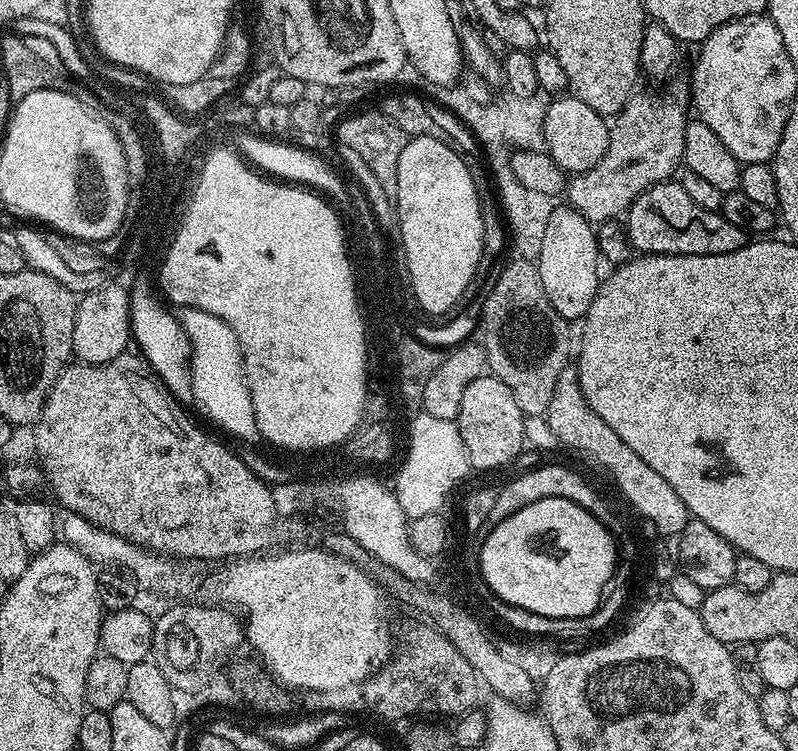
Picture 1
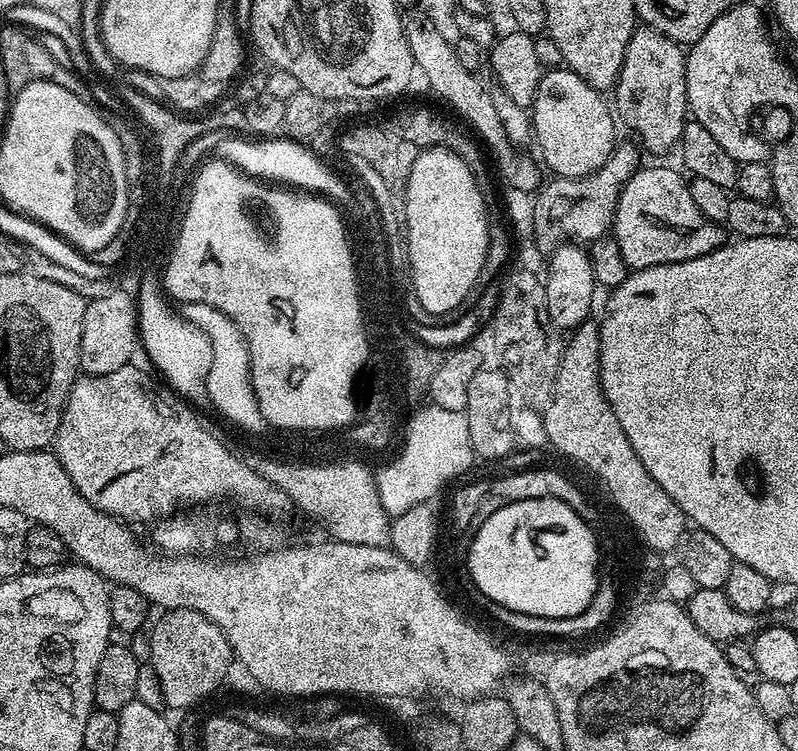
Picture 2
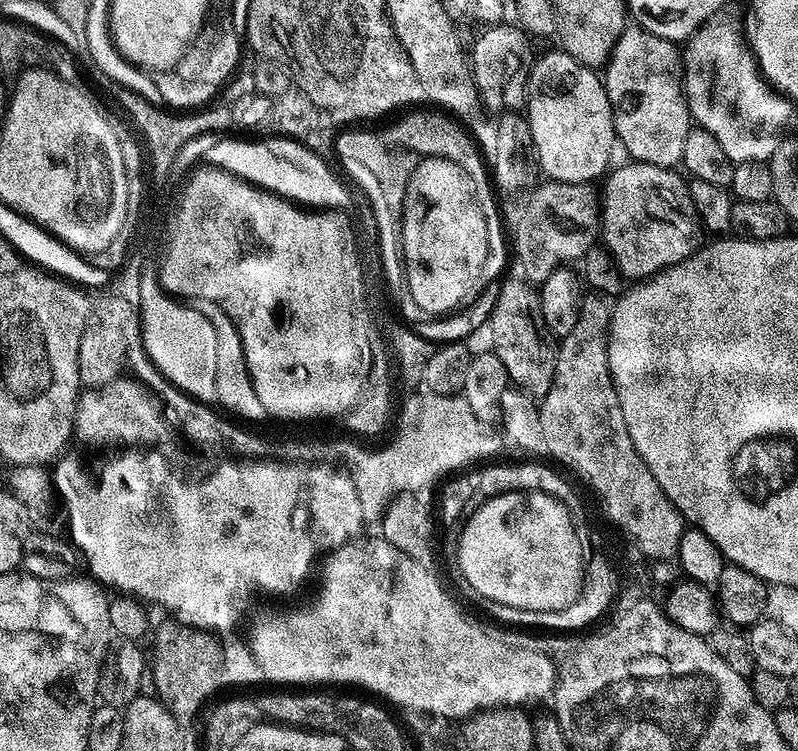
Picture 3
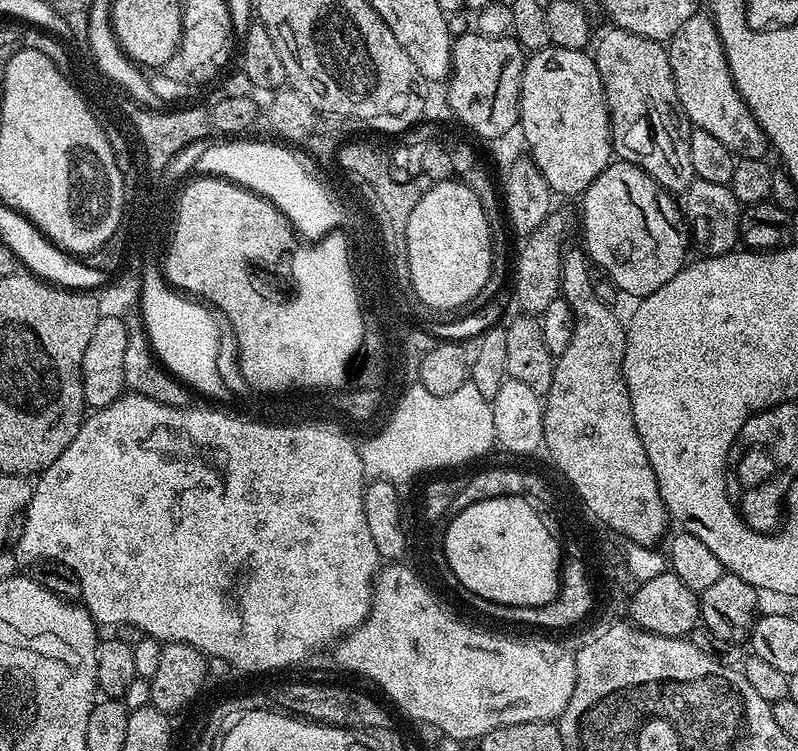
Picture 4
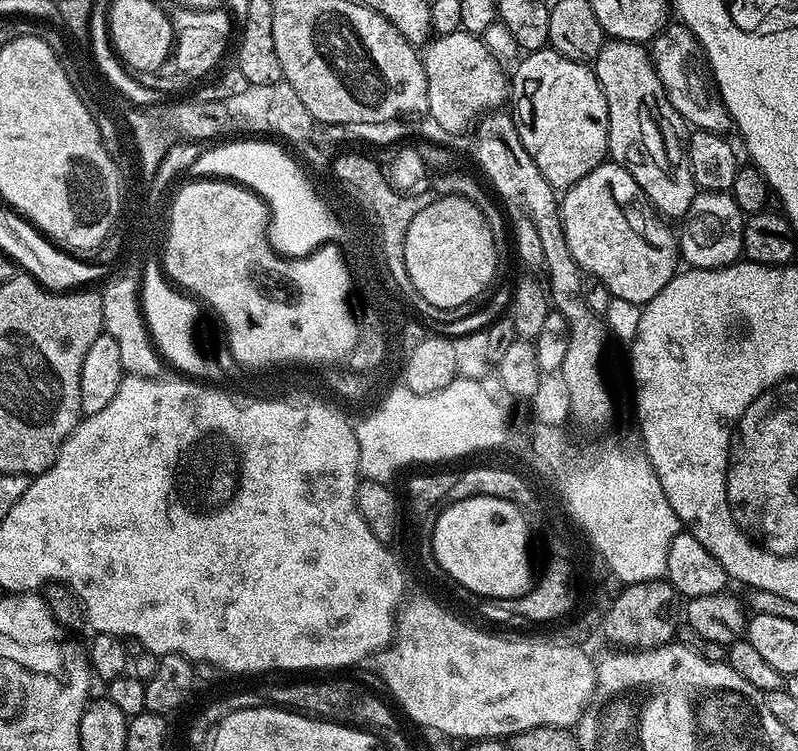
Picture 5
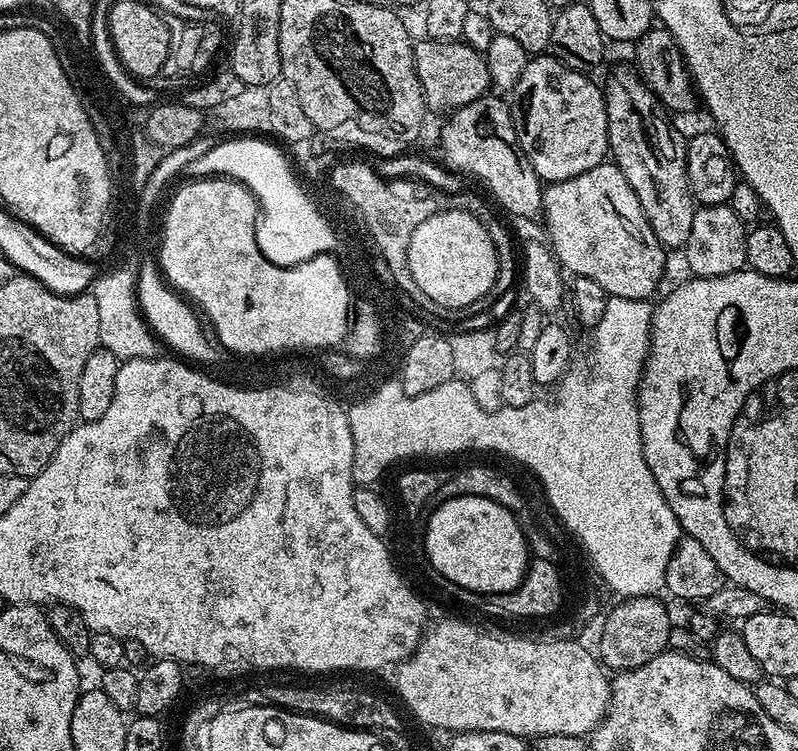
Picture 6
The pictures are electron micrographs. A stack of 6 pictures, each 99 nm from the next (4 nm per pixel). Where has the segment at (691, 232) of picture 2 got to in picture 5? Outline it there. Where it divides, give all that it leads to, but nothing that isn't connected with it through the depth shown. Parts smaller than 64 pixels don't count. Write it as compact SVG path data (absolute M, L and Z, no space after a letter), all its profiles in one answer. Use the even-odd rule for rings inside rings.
M599 164L597 168L590 170L590 174L586 174L586 178L567 189L560 201L560 217L566 230L566 242L569 243L570 252L574 254L580 269L591 279L605 284L615 299L646 305L678 271L682 257L677 233L668 229L669 221L652 207L638 182L634 182L632 175L621 164Z

